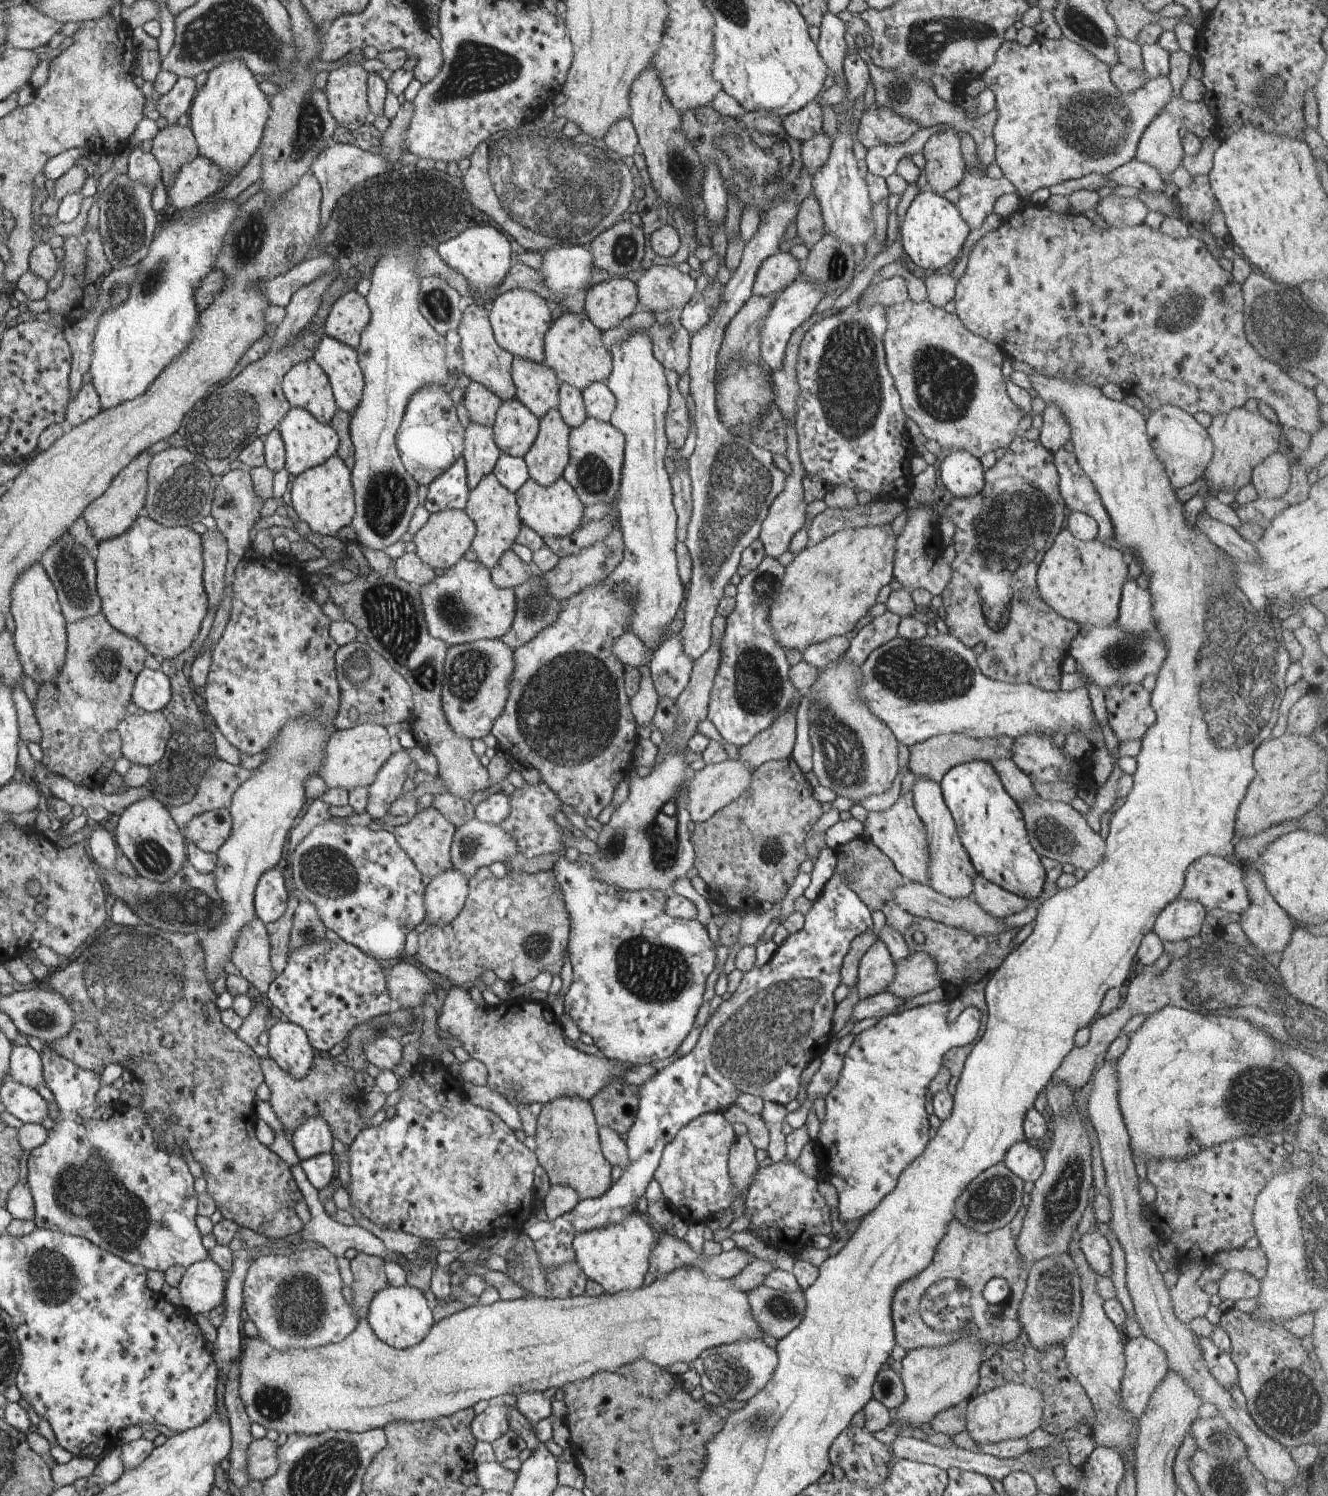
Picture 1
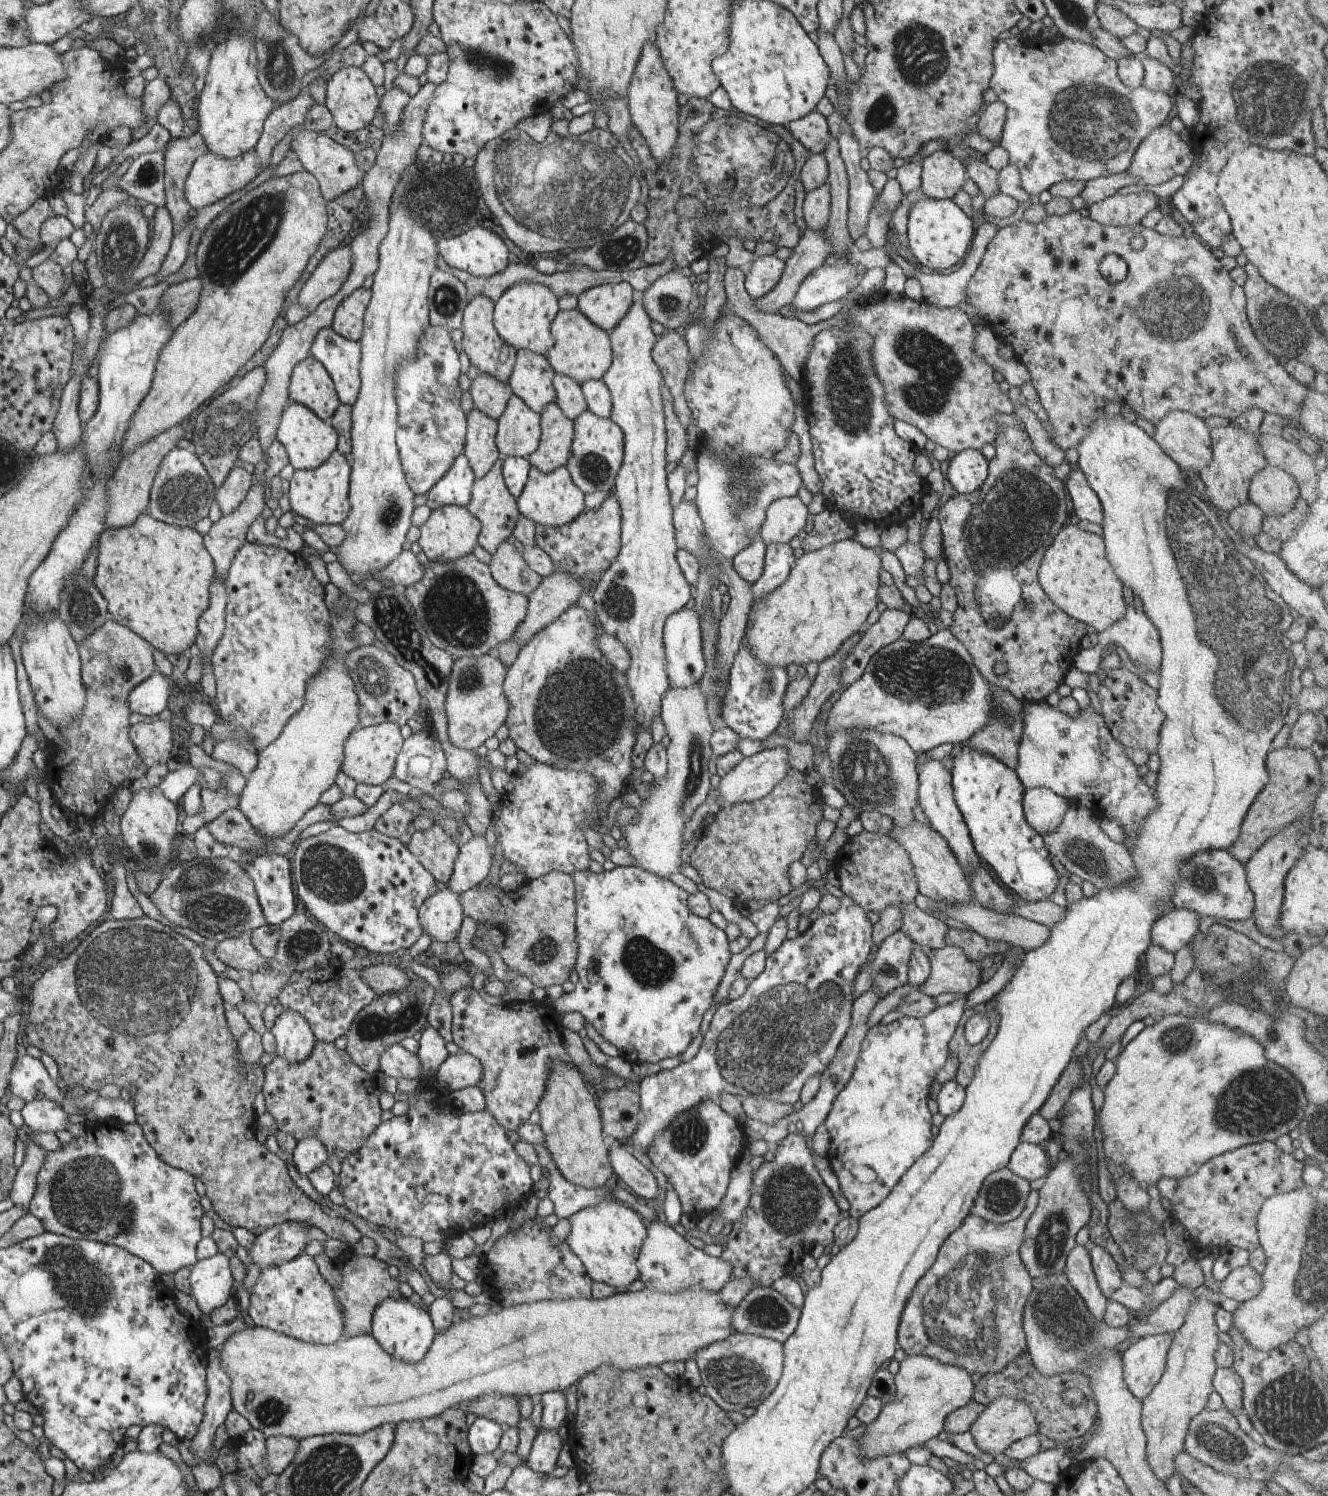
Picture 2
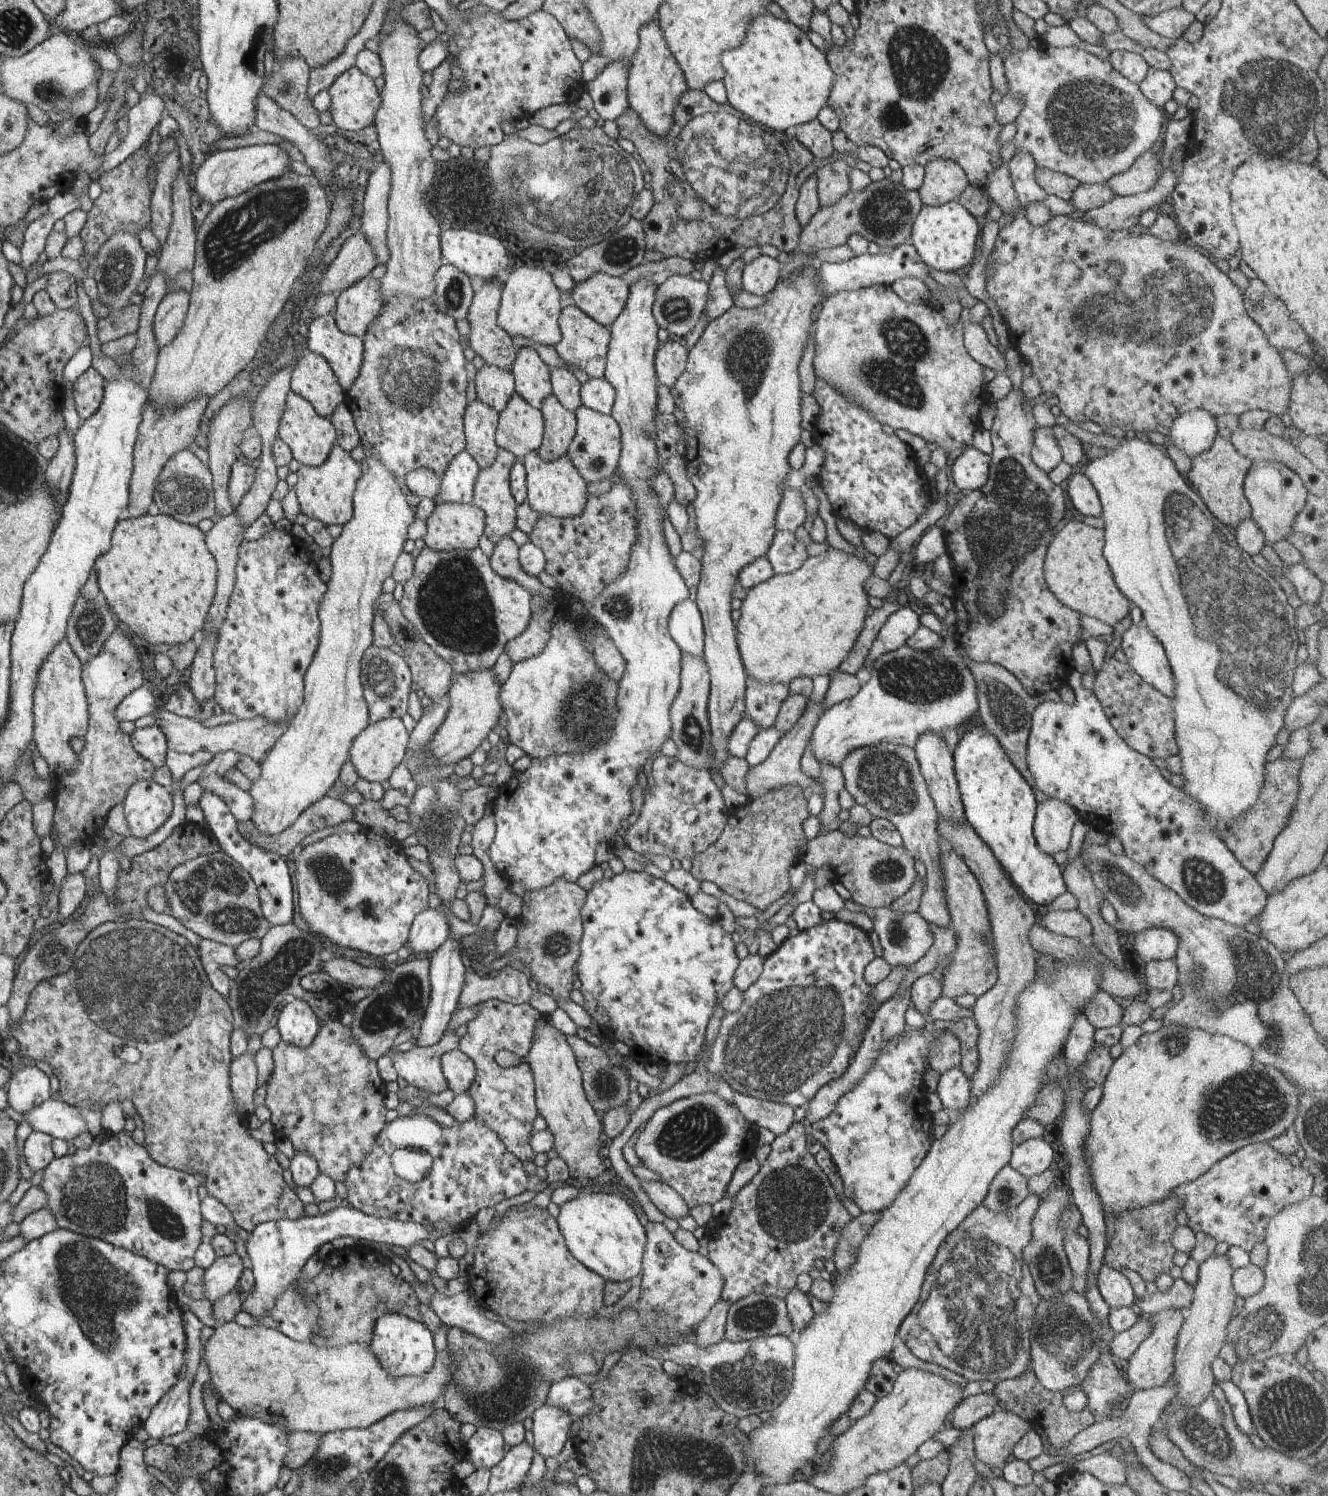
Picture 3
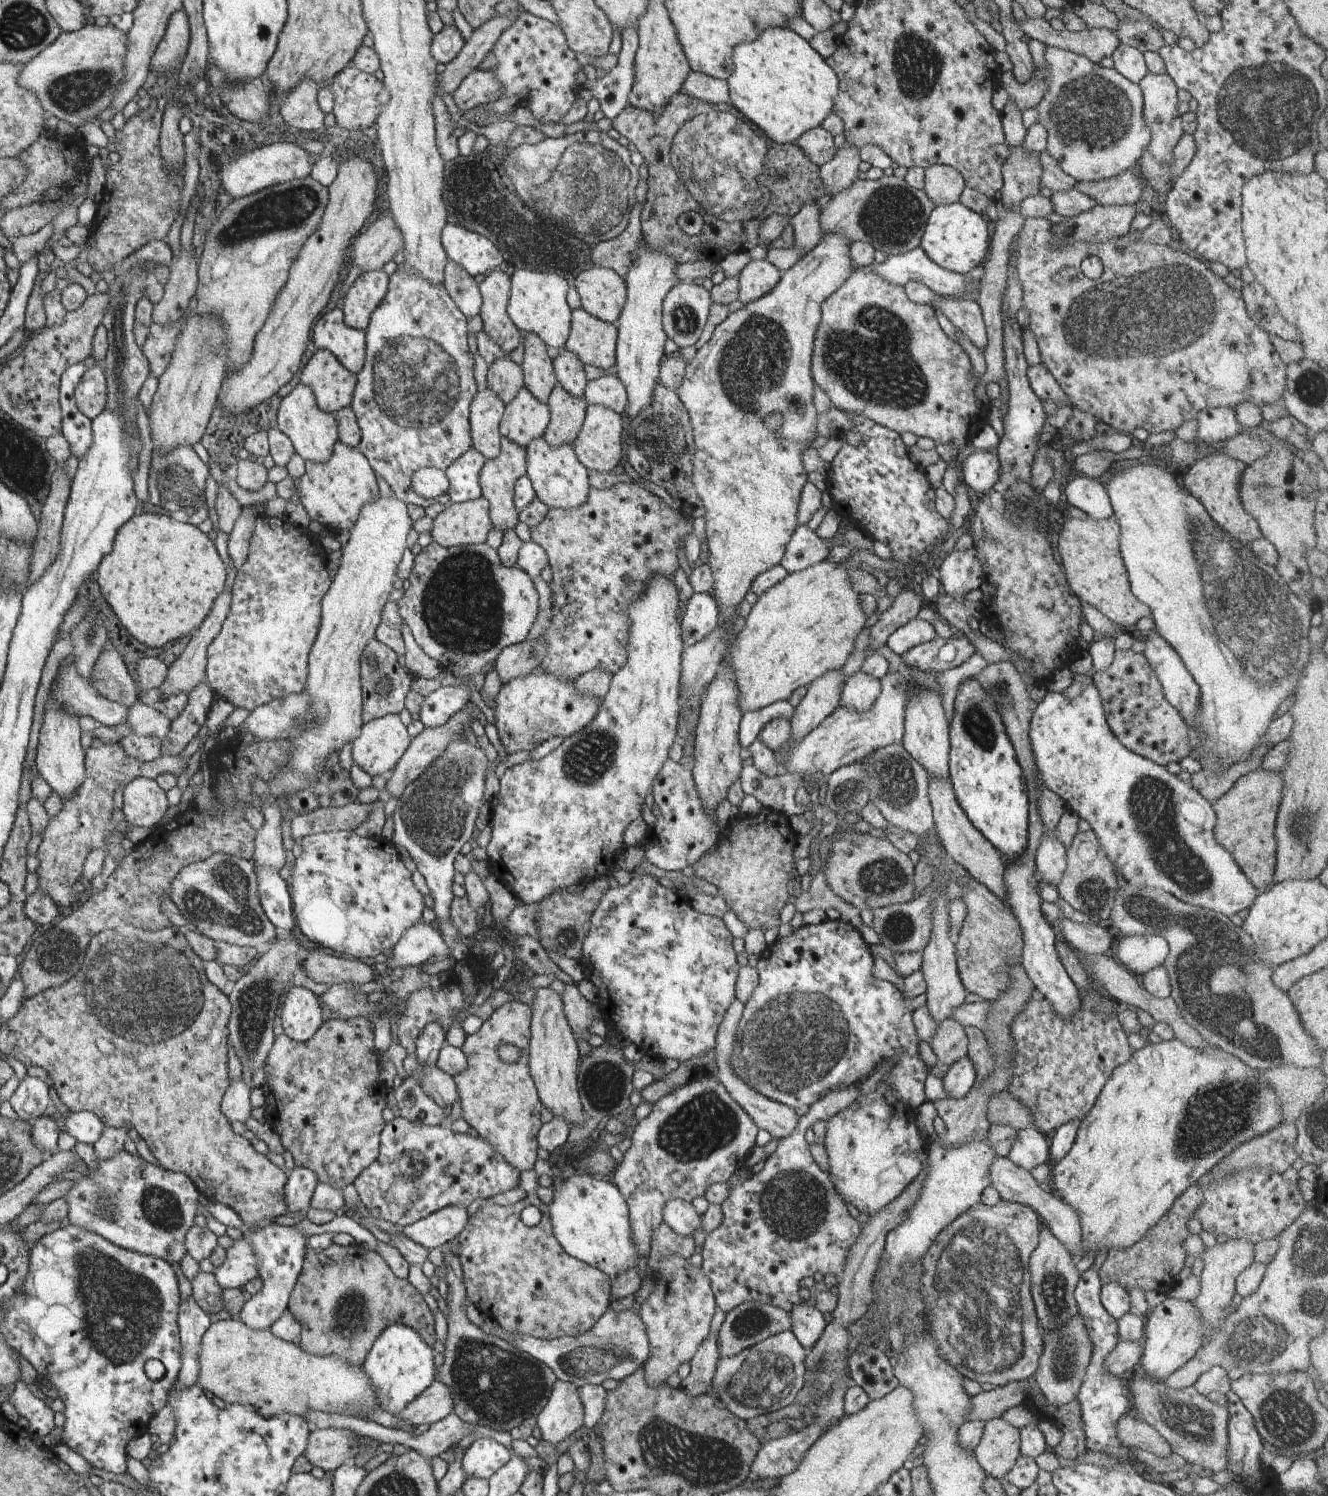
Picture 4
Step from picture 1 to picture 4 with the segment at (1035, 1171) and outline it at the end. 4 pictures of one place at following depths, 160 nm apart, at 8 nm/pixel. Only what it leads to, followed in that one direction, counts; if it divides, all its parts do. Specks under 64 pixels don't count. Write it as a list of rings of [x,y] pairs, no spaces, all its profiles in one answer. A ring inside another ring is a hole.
[[[1034,1127],[1017,1129],[1006,1154],[1003,1154],[1011,1164],[1029,1172],[1049,1160],[1049,1148],[1045,1143],[1045,1136]]]

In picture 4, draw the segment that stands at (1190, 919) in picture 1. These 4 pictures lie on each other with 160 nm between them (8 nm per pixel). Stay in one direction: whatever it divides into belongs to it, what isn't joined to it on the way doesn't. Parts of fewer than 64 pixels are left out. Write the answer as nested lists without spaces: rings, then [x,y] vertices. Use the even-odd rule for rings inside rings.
[[[1158,935],[1117,937],[1110,954],[1139,979],[1145,972],[1162,965],[1168,947]]]

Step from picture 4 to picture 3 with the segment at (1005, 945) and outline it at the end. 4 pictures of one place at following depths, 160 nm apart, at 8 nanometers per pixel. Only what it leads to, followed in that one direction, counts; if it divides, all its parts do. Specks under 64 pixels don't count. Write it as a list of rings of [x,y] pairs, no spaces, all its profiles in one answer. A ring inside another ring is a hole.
[[[952,850],[947,855],[940,853],[940,861],[945,881],[946,907],[956,937],[952,961],[942,973],[941,996],[954,999],[961,995],[972,994],[974,997],[980,997],[995,984],[997,978],[994,947],[992,943],[986,941],[986,935],[990,935],[991,928],[984,896],[977,879]]]

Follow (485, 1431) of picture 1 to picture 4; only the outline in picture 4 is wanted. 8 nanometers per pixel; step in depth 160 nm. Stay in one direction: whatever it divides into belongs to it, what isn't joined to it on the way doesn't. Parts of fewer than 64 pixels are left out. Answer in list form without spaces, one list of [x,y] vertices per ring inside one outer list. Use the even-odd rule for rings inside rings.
[[[477,1438],[464,1450],[460,1467],[467,1477],[489,1479],[505,1462],[510,1452],[490,1438]]]

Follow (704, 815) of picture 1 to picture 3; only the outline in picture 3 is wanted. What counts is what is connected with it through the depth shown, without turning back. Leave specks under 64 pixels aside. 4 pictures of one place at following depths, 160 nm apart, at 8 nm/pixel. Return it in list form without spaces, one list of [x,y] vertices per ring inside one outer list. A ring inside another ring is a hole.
[[[807,698],[803,712],[799,715],[795,724],[781,735],[773,750],[770,750],[769,756],[757,766],[748,768],[746,774],[747,797],[756,798],[761,794],[765,794],[765,792],[769,792],[769,790],[781,788],[781,786],[802,785],[807,782],[804,774],[799,769],[799,759],[803,754],[803,750],[805,750],[805,746],[807,746],[807,742],[810,742],[810,734],[819,720],[819,712],[822,712],[820,705],[822,701],[823,698],[819,701],[813,701],[812,699],[809,701],[809,698]]]

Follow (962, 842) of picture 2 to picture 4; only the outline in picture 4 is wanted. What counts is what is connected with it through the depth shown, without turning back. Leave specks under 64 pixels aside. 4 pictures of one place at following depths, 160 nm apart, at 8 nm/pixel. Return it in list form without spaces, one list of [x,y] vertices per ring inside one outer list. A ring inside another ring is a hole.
[[[918,690],[913,694],[907,704],[905,704],[905,722],[903,722],[904,732],[901,738],[901,746],[910,758],[919,764],[933,778],[947,780],[949,778],[949,736],[947,720],[945,720],[941,697],[937,696],[937,691]]]

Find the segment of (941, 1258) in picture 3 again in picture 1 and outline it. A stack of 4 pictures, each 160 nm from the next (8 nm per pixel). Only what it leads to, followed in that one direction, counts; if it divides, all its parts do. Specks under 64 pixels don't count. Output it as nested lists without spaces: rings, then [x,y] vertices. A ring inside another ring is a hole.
[[[1021,1205],[1013,1220],[988,1233],[980,1233],[975,1229],[970,1229],[957,1219],[949,1222],[943,1238],[935,1247],[931,1262],[913,1278],[902,1282],[893,1295],[891,1312],[894,1341],[901,1348],[910,1351],[919,1347],[946,1347],[968,1333],[974,1333],[983,1348],[988,1344],[999,1348],[1001,1345],[1013,1342],[1020,1335],[1018,1308],[1021,1305],[1028,1268],[1024,1260],[1019,1261],[1021,1256],[1016,1251],[1014,1244],[1022,1229],[1025,1215],[1026,1208]],[[992,1278],[1003,1278],[1010,1288],[1009,1296],[999,1304],[989,1304],[982,1297],[985,1283]]]

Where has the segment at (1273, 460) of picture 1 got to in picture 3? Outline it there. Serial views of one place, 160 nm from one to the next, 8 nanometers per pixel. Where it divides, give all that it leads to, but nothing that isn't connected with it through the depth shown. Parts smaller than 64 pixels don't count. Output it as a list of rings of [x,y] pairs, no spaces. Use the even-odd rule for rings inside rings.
[[[1255,459],[1245,473],[1242,487],[1245,498],[1250,504],[1250,518],[1256,522],[1256,525],[1264,534],[1265,544],[1273,546],[1281,539],[1286,540],[1293,533],[1294,518],[1304,507],[1308,495],[1299,475],[1286,464]]]

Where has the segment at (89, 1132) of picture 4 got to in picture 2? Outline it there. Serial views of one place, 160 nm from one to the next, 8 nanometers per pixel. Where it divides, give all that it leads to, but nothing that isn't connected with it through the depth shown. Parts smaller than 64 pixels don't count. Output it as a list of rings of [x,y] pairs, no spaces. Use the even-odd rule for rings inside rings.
[[[33,1099],[23,1104],[19,1114],[33,1132],[54,1133],[67,1128],[68,1114],[51,1099]]]

